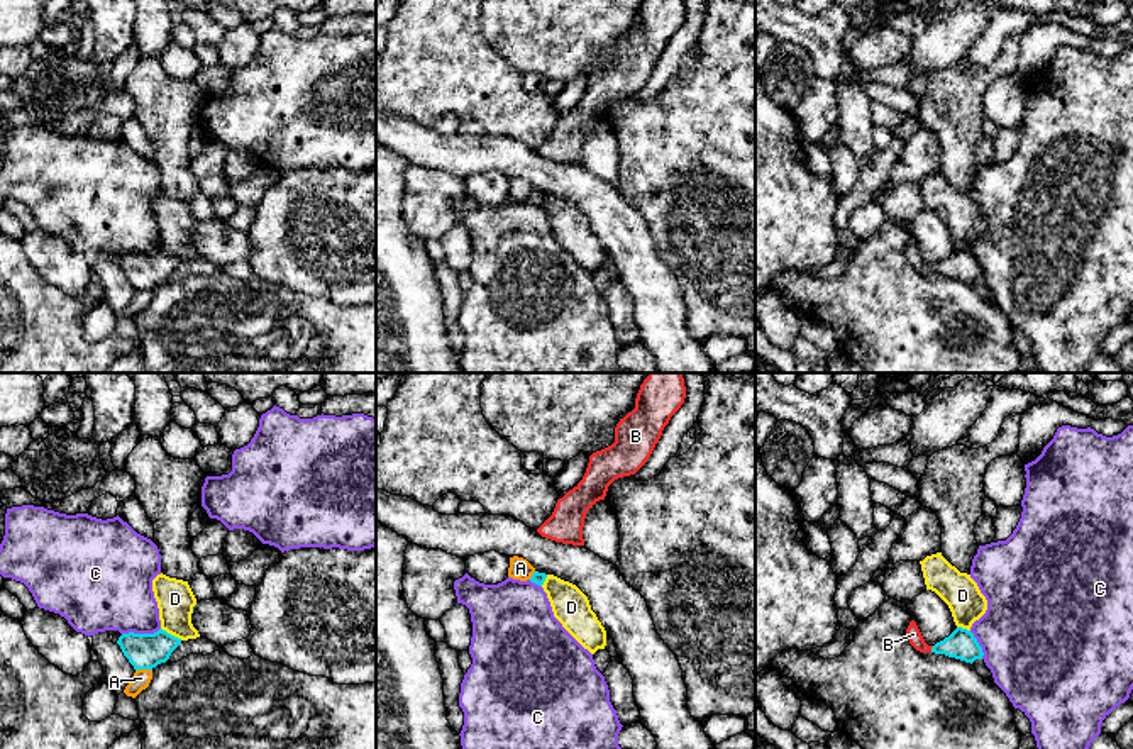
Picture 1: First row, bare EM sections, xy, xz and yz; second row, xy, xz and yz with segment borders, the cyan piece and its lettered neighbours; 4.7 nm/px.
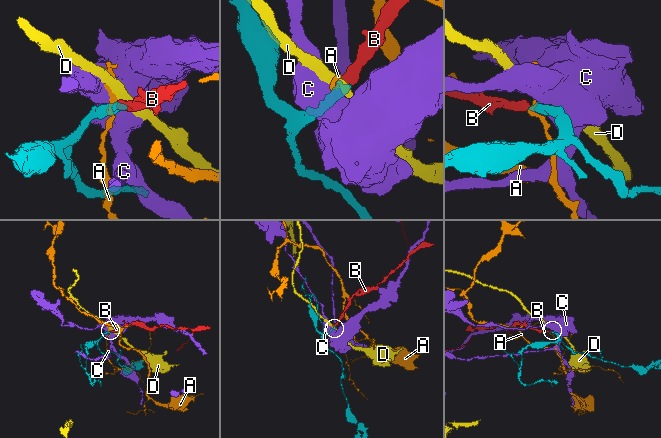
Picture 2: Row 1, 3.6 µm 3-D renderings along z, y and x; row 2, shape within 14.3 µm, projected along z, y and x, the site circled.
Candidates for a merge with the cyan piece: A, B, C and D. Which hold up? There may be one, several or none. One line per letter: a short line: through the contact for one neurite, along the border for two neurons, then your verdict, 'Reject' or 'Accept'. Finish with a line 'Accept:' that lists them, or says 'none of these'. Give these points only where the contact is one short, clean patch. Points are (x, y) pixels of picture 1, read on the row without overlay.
A: Line: xy (151, 290), (136, 292). Reject
B: Line: yz (961, 265), (932, 270), (913, 255). Accept
C: Reject
D: Line: xy (161, 248), (182, 260). Reject
Accept: B

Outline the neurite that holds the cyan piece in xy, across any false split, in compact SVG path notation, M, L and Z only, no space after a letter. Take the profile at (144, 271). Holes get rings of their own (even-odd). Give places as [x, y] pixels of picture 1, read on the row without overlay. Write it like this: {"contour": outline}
{"contour": "M159 249L154 254L122 254L117 264L135 291L152 291L158 285L169 280L171 273L181 264L181 259Z"}

